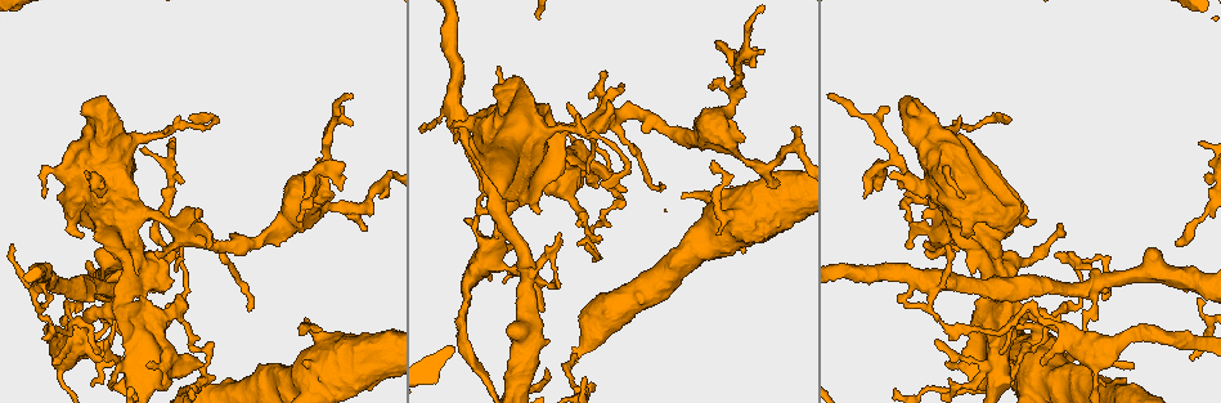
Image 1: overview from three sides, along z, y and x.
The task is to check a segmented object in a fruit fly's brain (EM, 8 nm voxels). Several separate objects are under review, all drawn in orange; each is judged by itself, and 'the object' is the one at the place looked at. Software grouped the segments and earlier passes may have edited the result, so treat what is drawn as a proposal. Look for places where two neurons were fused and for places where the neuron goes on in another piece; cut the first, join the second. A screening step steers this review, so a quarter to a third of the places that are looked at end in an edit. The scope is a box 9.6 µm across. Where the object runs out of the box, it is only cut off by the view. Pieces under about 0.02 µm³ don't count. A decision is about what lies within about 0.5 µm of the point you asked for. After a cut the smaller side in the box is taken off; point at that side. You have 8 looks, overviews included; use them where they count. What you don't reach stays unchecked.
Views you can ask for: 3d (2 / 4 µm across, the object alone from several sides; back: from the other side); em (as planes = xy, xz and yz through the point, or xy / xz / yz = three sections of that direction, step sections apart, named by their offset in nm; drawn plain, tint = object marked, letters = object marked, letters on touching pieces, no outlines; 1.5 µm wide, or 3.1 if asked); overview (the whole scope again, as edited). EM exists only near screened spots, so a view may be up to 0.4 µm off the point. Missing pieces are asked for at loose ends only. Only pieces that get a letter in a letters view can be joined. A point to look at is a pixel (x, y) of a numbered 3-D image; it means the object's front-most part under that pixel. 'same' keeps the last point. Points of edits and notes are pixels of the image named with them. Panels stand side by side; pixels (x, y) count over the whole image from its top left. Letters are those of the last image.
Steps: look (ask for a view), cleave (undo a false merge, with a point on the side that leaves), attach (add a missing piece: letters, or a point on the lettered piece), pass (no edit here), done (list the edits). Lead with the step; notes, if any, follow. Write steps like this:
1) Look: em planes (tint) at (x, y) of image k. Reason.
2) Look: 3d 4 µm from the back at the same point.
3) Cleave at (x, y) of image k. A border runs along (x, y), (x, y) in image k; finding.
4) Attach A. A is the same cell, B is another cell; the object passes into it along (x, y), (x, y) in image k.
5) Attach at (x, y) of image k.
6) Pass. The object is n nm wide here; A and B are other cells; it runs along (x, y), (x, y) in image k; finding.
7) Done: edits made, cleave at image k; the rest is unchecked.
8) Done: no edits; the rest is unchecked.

Look: 3d 2 µm at (530, 274) of image 1. Three arms meet.

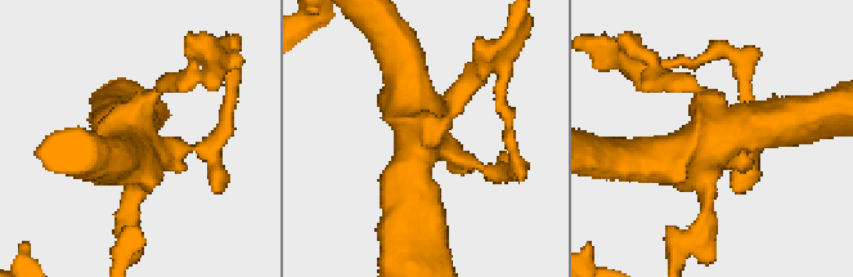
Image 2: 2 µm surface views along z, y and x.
Look: em planes (letters) at (129, 136) of image 2.

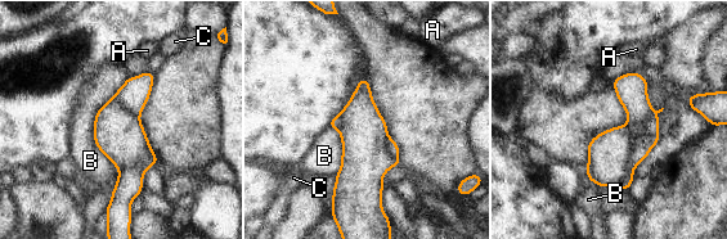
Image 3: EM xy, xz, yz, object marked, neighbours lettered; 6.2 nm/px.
Cleave at (609, 152) of image 3. A, B and C are other cells; a border runs along (628, 123), (629, 163), (618, 184) in image 3; a second neuron is stuck on.

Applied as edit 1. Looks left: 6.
Look: em planes (letters) at (1016, 365) of image 1.

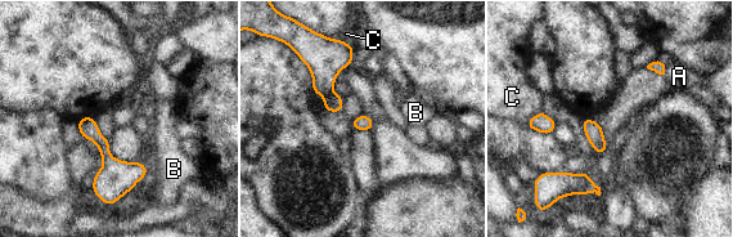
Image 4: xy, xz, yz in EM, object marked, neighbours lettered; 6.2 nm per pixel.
Cleave at (332, 103) of image 4. The object is 60 nm wide here; A, B and C are other cells; a border runs along (331, 92), (324, 97) in image 4; two neurons meet here.

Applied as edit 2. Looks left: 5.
Look: overview. Redraw.

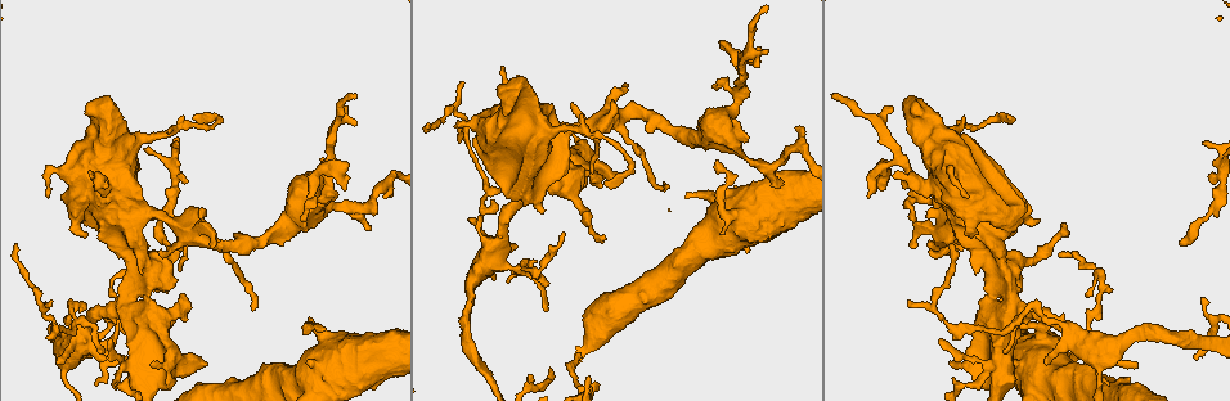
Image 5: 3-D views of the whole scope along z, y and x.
Look: 3d 4 µm from the back at (1180, 243) of image 5. Tapers out.

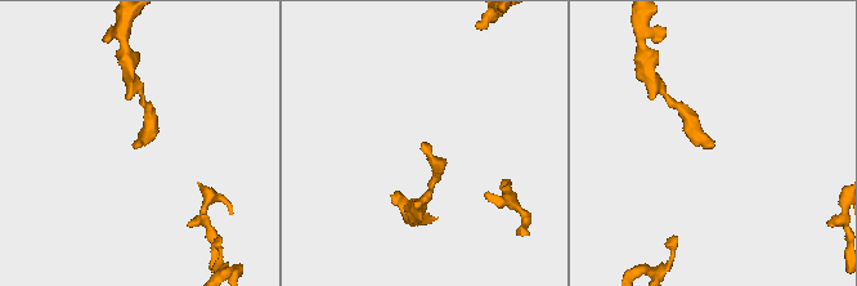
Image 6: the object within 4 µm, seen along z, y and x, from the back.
Look: em xy step 4 (letters) at (710, 148) of image 6. Need the tissue.

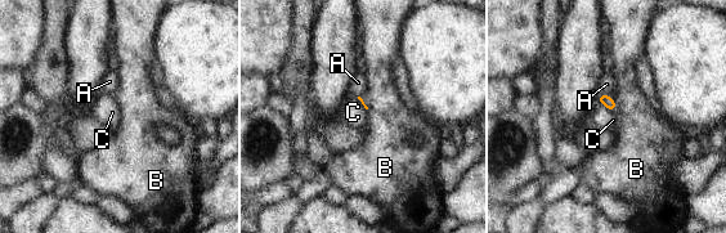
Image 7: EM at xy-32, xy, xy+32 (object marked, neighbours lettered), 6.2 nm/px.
Pass. A, B and C are other cells; none of them fits.

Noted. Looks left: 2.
Done: edits made, cleave at image 3, cleave at image 4; the rest is unchecked.

